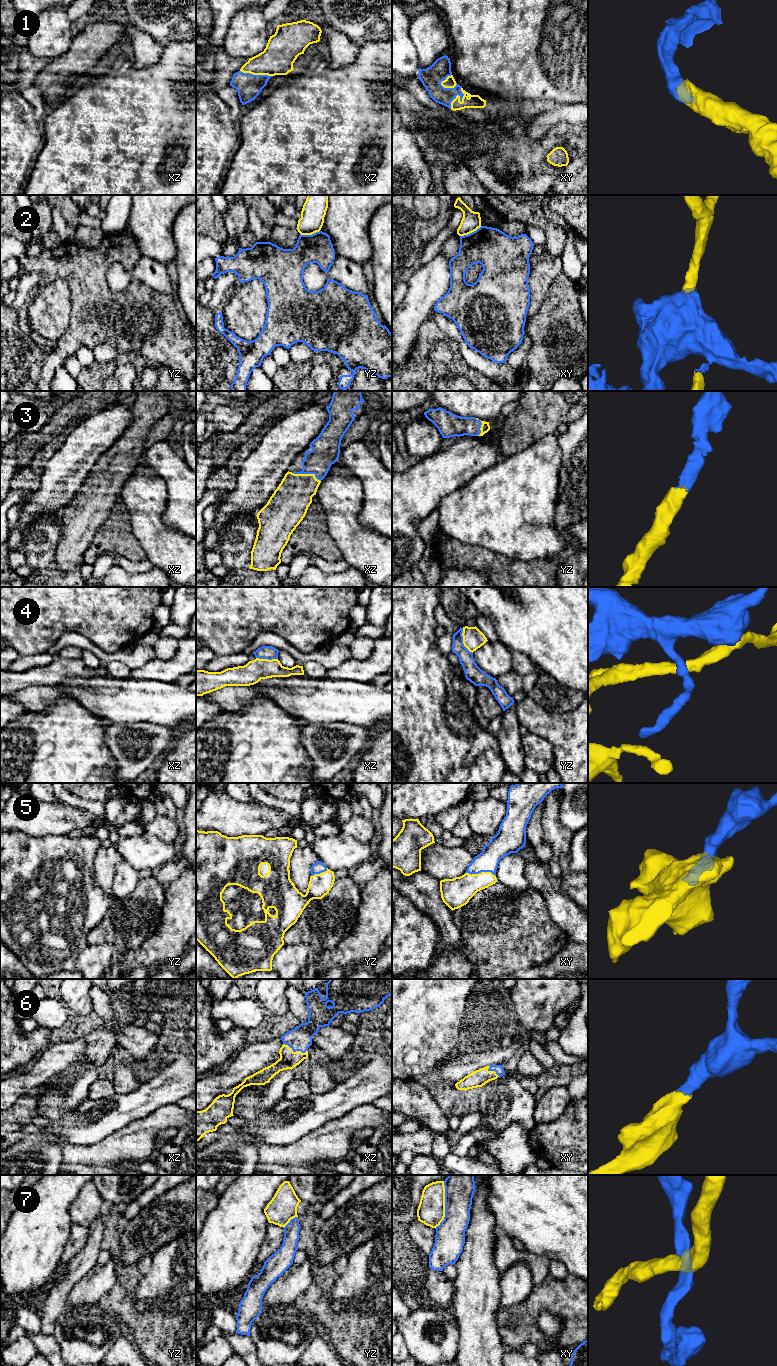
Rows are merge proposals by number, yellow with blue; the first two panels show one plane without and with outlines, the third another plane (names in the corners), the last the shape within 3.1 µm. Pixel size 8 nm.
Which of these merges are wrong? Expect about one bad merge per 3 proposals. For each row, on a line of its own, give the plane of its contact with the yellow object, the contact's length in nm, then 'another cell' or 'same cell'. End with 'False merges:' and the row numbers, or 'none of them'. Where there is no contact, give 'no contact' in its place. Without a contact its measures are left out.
1: meets yellow in xy; contact 200 nm long; same cell
2: meets yellow in xy; contact 190 nm long; another cell
3: meets yellow in xz; contact 240 nm long; same cell
4: meets yellow in yz; contact 220 nm long; another cell
5: meets yellow in xy; contact 260 nm long; same cell
6: meets yellow in xz; contact 200 nm long; same cell
7: meets yellow in xy; contact 400 nm long; another cell
False merges: 2, 4, 7

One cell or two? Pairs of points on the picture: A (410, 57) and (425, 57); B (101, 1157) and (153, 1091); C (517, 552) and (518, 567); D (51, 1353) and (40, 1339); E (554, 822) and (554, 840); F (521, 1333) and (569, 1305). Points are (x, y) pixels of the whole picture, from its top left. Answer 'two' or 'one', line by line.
A: two
B: two
C: two
D: one
E: one
F: one

